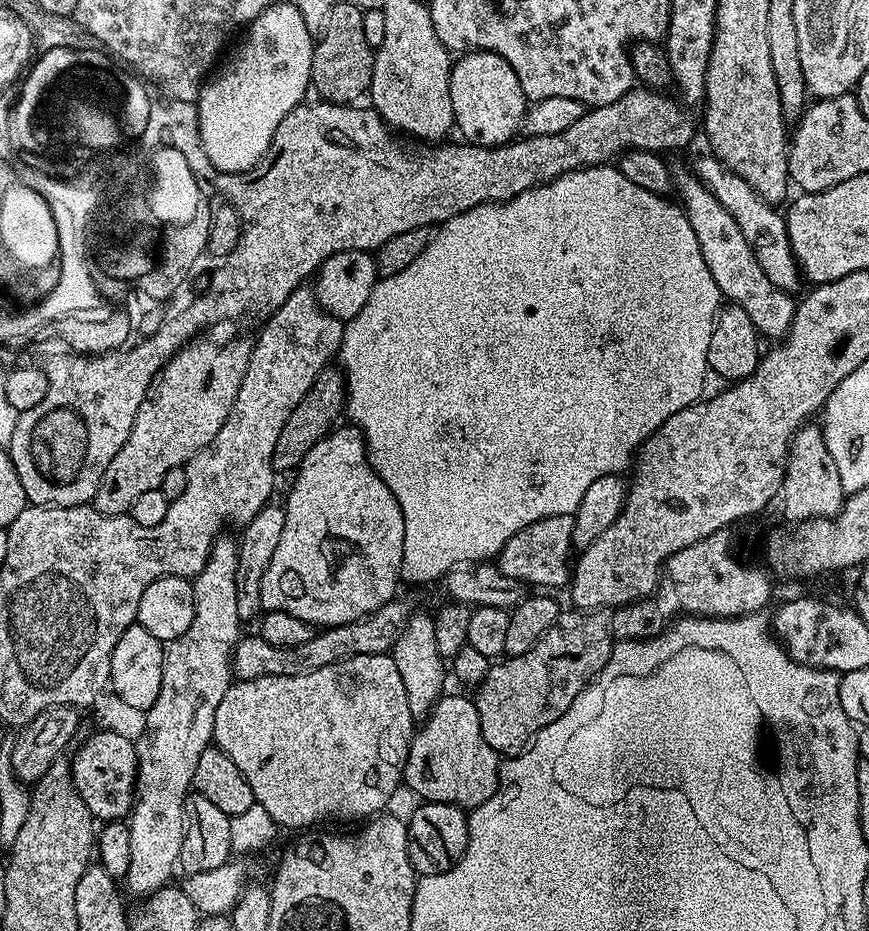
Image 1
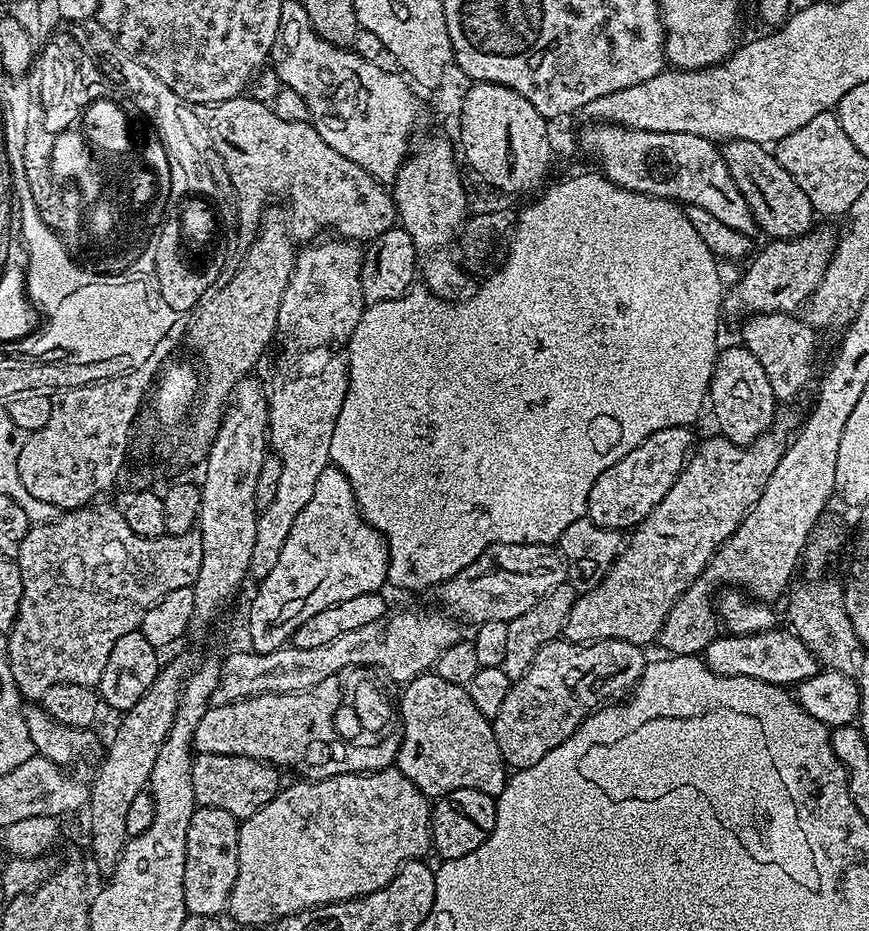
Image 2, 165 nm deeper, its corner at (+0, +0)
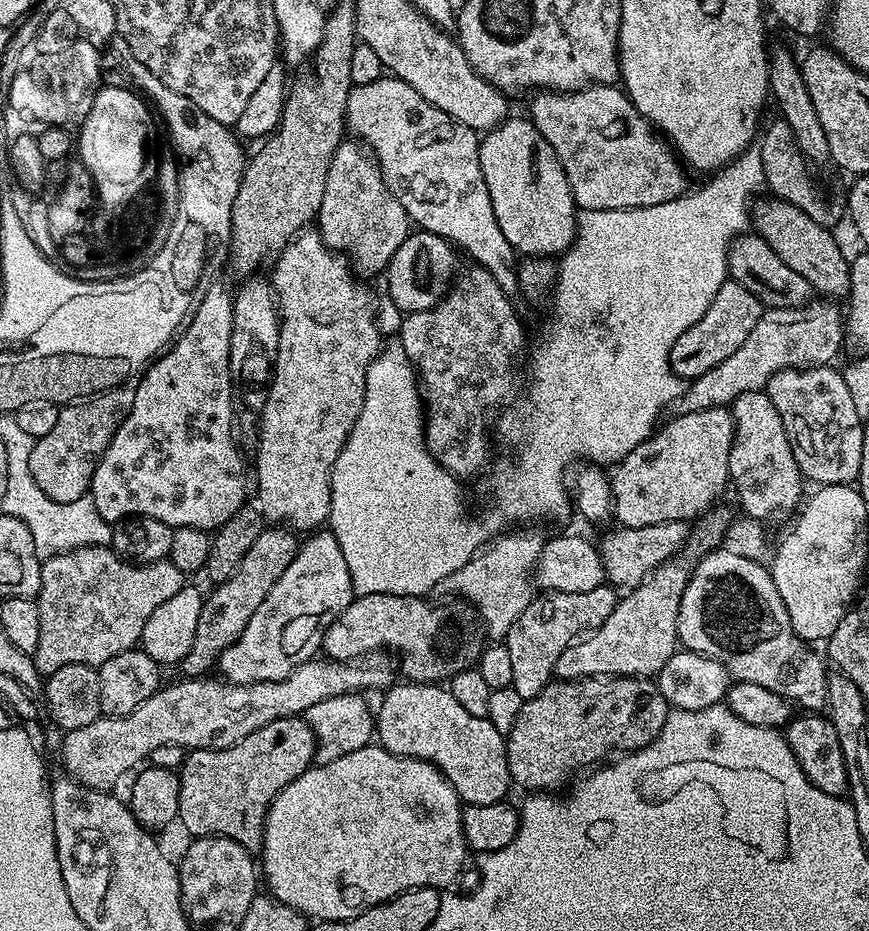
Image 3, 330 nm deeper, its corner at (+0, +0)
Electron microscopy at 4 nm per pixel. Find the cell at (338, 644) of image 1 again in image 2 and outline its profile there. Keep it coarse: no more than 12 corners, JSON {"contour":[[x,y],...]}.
{"contour":[[492,544],[439,607],[510,621],[569,579],[551,544]]}

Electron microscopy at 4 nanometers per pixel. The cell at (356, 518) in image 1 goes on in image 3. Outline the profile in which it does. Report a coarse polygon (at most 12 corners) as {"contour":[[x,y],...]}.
{"contour":[[330,530],[282,570],[221,654],[229,684],[281,680],[354,598]]}

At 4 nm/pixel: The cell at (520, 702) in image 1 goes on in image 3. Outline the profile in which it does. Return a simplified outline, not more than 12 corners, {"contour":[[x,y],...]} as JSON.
{"contour":[[646,676],[553,679],[506,733],[532,794],[652,744]]}

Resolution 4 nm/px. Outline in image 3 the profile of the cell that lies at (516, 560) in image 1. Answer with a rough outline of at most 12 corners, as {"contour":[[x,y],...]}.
{"contour":[[685,521],[598,540],[612,586],[635,586],[687,544]]}

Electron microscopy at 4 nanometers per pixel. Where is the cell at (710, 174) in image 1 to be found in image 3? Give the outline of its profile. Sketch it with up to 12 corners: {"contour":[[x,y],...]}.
{"contour":[[619,87],[540,90],[577,209],[658,206],[689,173]]}

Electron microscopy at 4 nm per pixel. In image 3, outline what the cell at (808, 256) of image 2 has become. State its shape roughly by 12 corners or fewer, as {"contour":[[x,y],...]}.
{"contour":[[731,278],[674,342],[674,374],[691,382],[726,362],[765,310]]}

